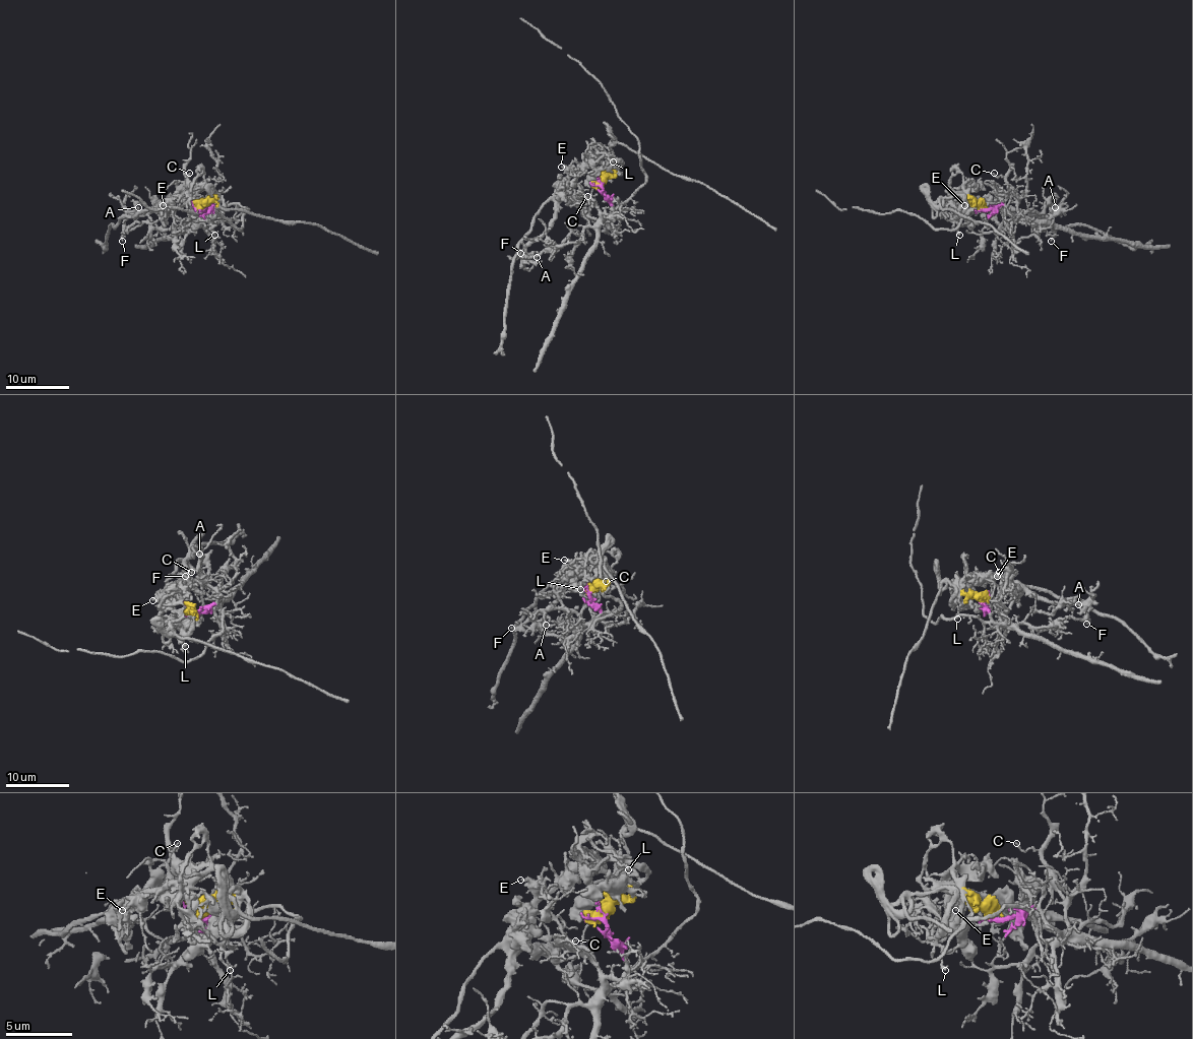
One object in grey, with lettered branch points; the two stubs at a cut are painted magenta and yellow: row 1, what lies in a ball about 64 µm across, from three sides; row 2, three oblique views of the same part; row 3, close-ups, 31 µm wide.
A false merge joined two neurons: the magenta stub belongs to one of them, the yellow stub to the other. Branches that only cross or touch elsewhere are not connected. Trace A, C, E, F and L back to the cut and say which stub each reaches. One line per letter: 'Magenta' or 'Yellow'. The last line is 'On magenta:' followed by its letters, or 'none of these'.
A: Yellow
C: Magenta
E: Yellow
F: Yellow
L: Yellow
On magenta: C

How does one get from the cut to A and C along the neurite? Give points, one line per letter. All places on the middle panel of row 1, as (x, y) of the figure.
A: (598, 184), (613, 172), (605, 164), (584, 164), (569, 180), (556, 219), (525, 248), (529, 259), (537, 257)
C: (598, 184), (612, 206), (604, 219), (594, 219), (586, 211), (583, 201), (587, 195)

